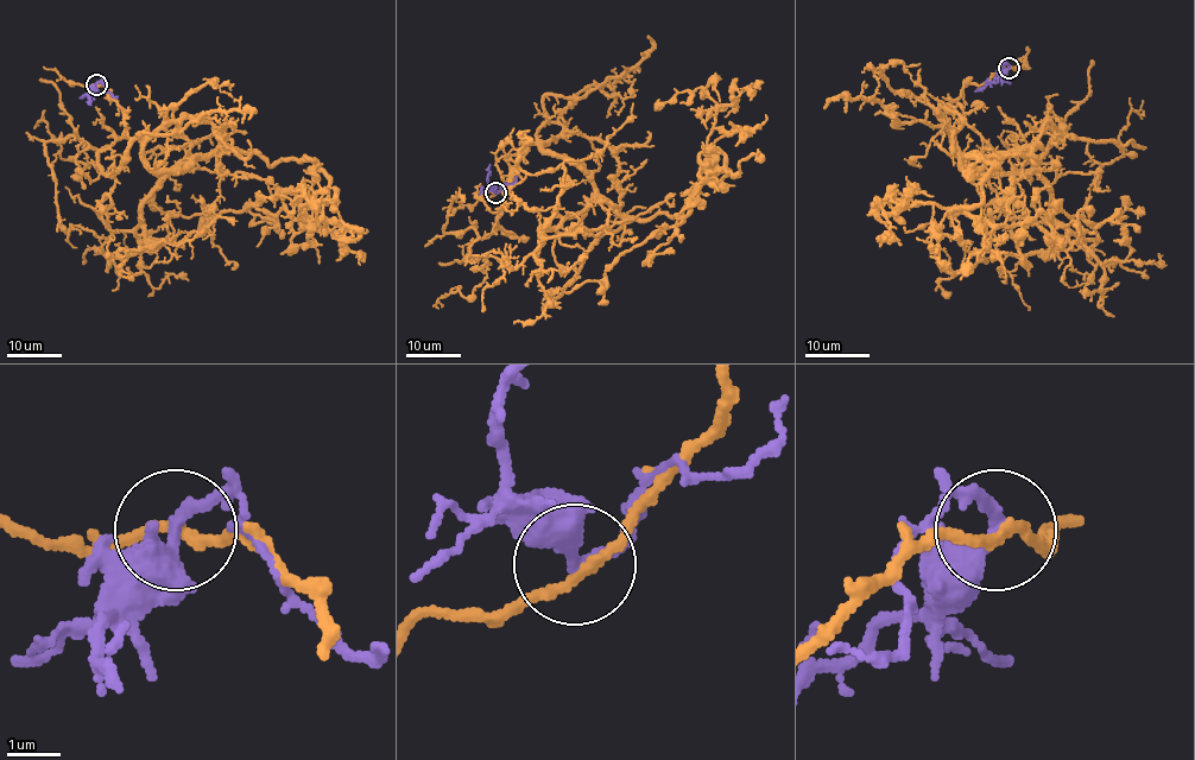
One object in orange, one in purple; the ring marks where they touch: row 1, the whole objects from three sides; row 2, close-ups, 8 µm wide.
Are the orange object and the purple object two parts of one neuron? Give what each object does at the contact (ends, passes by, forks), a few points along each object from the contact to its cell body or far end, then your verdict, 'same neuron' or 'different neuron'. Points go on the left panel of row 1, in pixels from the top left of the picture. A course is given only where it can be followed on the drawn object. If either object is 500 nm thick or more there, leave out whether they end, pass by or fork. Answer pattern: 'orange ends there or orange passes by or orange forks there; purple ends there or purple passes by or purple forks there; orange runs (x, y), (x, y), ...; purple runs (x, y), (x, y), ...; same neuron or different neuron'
orange passes by; purple passes by; orange runs (96, 84), (125, 109), (127, 135), (153, 169), (223, 151), (318, 164), (301, 217), (151, 206), (162, 209); purple runs (96, 84), (88, 95), (90, 105); different neuron

